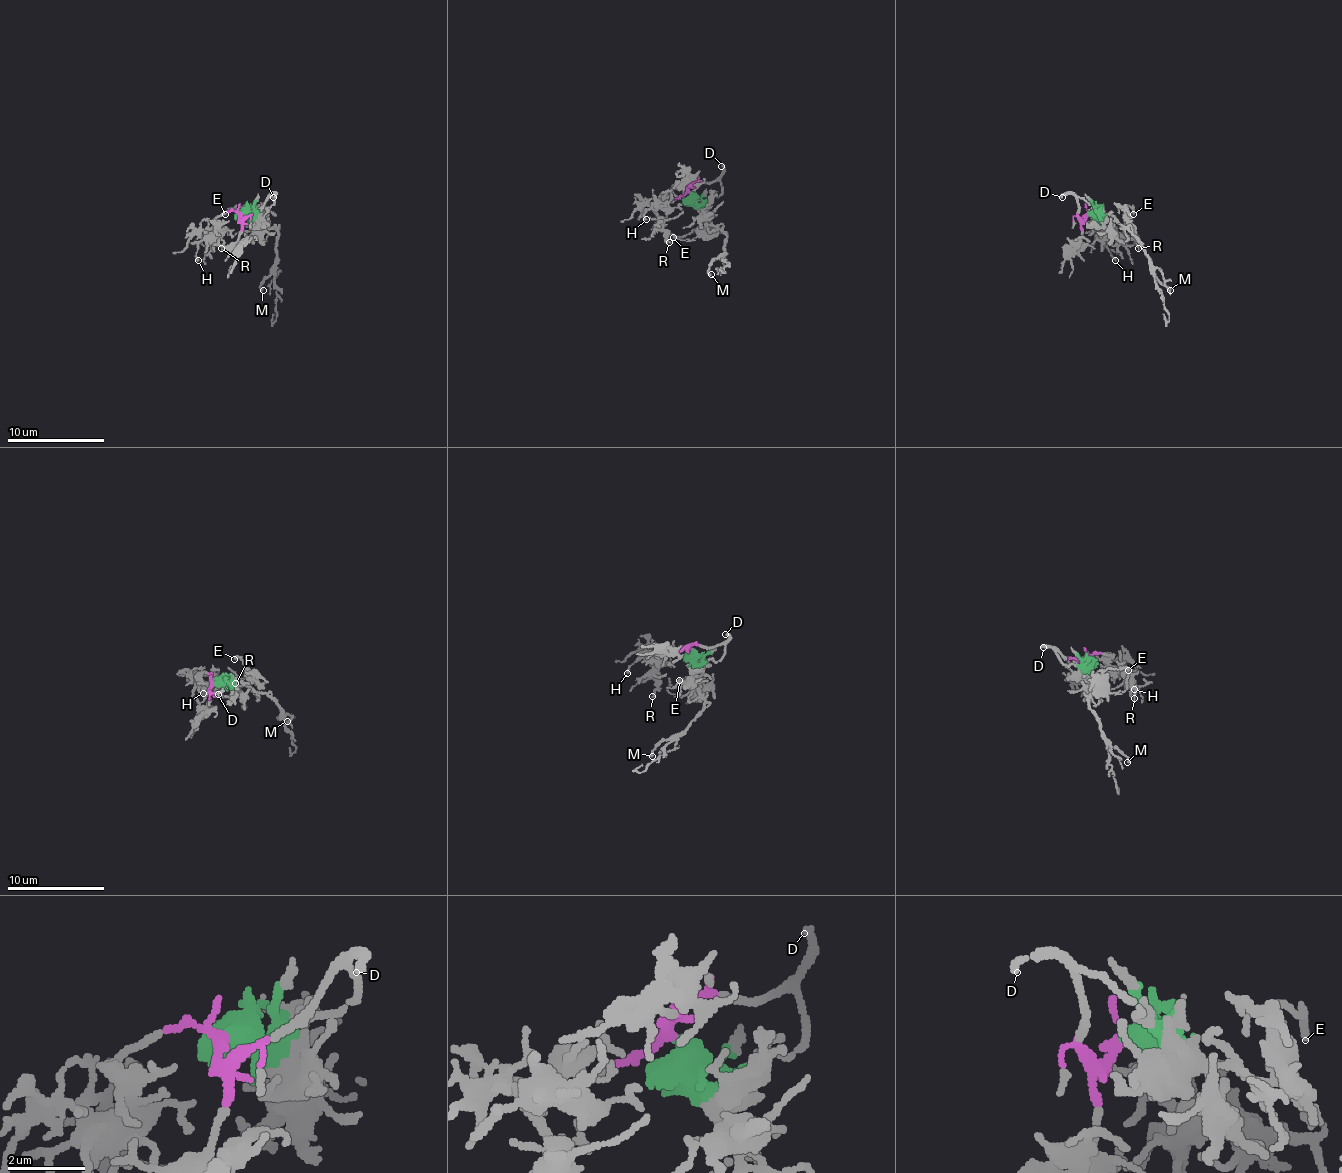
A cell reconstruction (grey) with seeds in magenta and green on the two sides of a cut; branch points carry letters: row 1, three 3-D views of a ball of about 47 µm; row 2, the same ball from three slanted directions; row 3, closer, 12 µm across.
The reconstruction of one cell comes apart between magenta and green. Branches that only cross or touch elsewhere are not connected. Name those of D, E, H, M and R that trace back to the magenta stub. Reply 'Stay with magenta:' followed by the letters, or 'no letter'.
Stay with magenta: D, H, R

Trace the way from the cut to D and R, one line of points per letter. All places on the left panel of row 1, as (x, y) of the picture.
D: (241, 212), (244, 217), (251, 215), (273, 193), (273, 198)
R: (241, 212), (232, 210), (215, 220), (215, 239), (222, 249)

